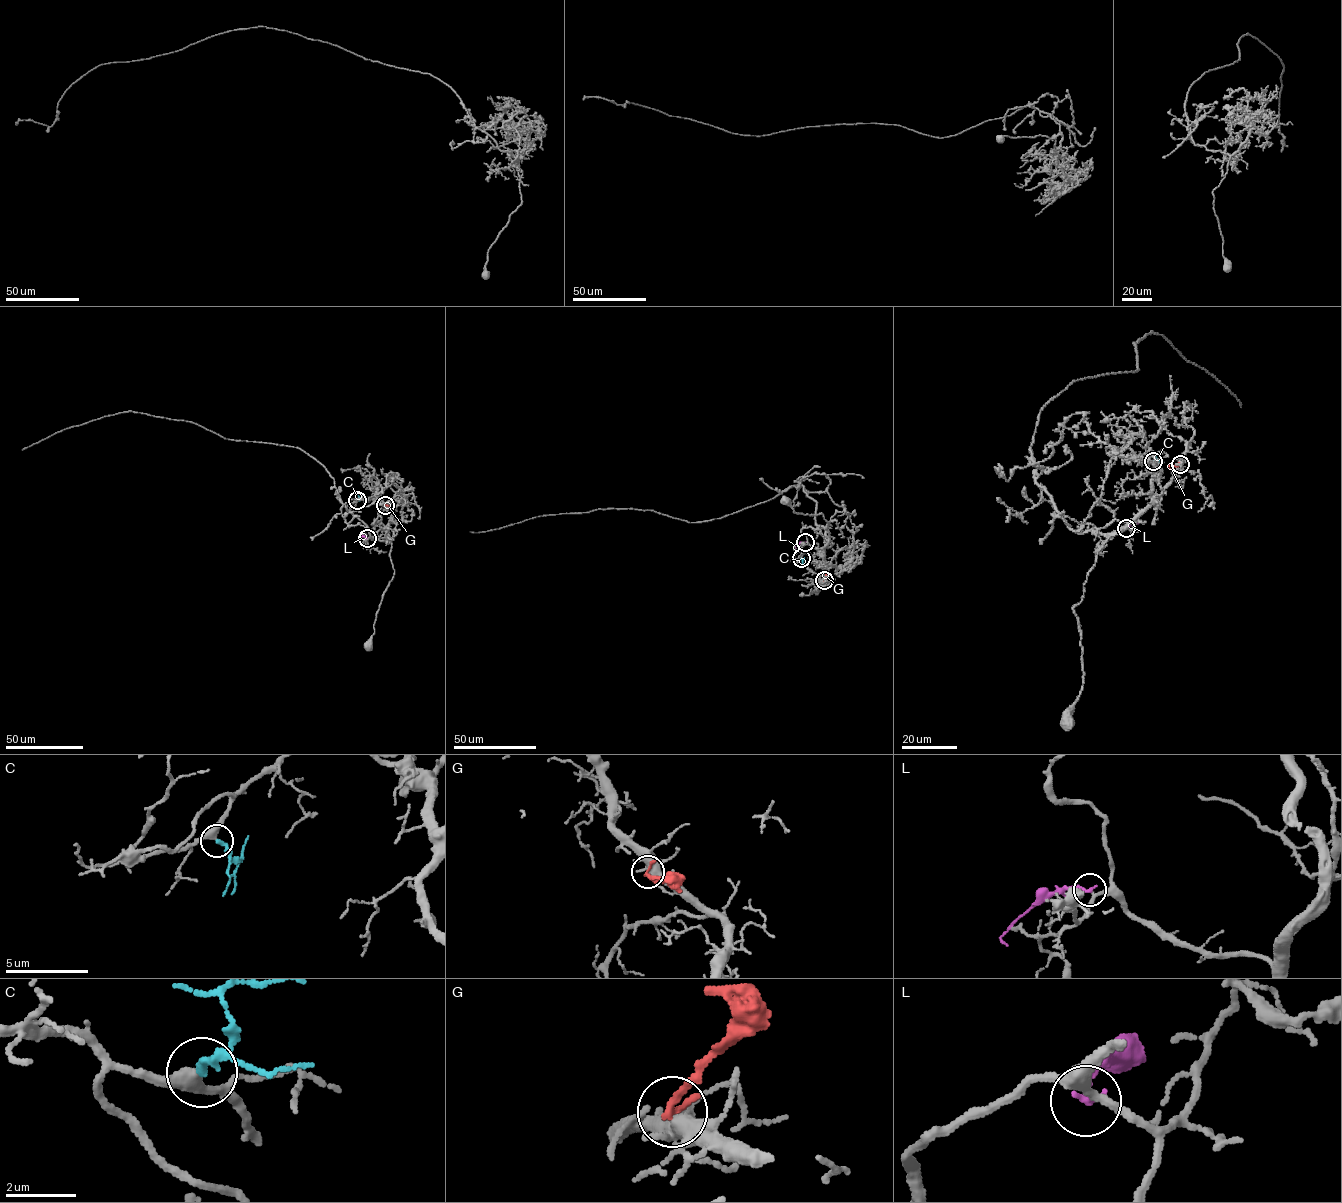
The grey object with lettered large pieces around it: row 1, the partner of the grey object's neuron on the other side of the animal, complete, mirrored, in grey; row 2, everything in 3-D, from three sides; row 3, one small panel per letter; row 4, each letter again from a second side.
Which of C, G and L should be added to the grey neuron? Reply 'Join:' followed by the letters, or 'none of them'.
Join: C

